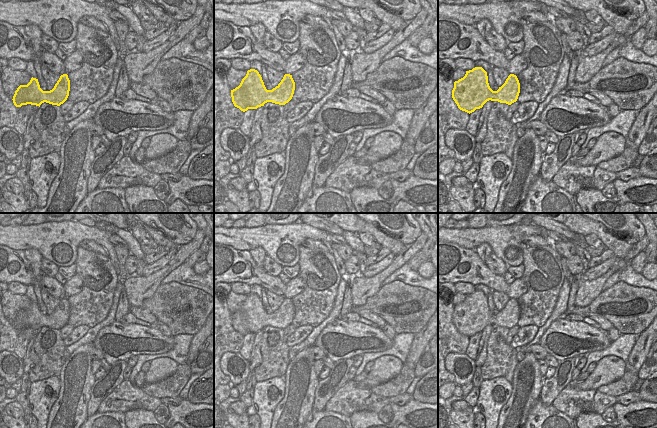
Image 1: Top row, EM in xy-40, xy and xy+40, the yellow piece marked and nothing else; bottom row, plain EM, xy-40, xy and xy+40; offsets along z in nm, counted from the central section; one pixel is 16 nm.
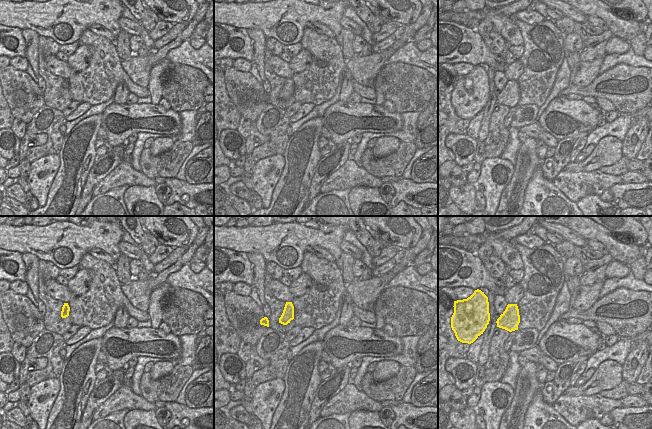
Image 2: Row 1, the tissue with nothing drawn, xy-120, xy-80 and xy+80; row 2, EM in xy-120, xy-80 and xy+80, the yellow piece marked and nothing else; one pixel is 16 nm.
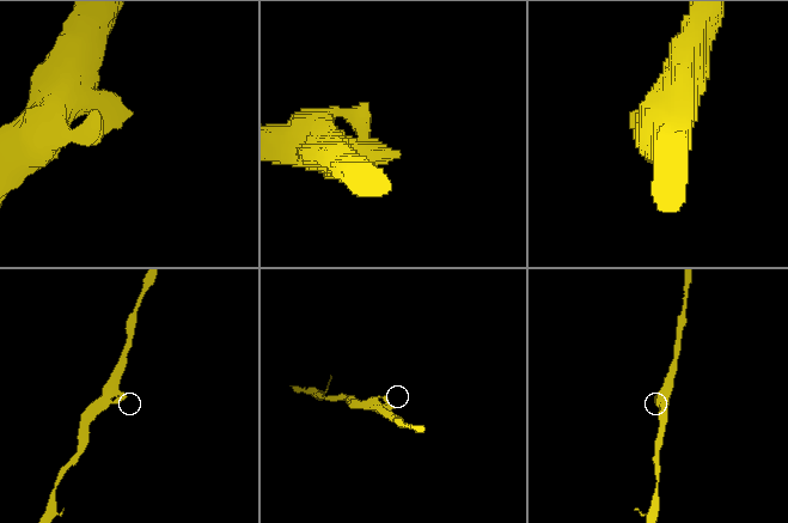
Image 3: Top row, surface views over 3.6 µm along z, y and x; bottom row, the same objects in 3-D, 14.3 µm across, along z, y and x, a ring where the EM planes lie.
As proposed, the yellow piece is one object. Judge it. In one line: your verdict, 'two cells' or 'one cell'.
one cell

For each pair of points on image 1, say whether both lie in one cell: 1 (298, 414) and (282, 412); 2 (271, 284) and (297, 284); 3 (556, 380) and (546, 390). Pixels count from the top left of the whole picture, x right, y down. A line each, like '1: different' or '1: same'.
1: same
2: different
3: same

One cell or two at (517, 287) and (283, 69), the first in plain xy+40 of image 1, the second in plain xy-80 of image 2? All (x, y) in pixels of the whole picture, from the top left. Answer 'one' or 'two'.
two

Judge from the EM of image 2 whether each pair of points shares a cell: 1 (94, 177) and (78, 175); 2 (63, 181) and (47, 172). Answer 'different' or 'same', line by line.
1: different
2: different

